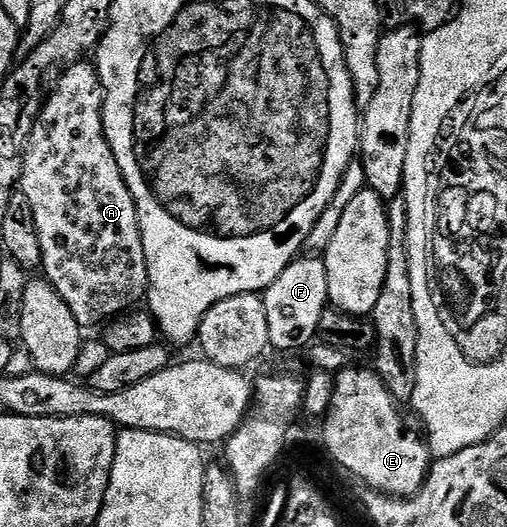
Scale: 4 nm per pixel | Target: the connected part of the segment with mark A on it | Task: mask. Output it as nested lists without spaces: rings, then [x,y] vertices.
[[[81,61],[78,63],[73,63],[70,67],[65,67],[62,74],[57,78],[54,86],[48,92],[48,98],[44,100],[44,108],[40,110],[40,115],[36,118],[36,124],[34,125],[34,129],[32,130],[32,136],[30,137],[30,141],[28,142],[28,151],[24,155],[24,168],[22,169],[22,173],[20,174],[20,181],[18,184],[18,189],[21,191],[26,198],[30,201],[30,205],[34,205],[34,225],[38,225],[38,241],[42,245],[42,271],[46,276],[49,283],[54,285],[54,289],[60,296],[62,297],[62,301],[66,301],[66,305],[70,305],[70,313],[74,313],[74,317],[77,321],[80,322],[81,328],[88,329],[88,326],[91,323],[100,323],[103,324],[105,321],[111,321],[116,318],[118,315],[123,315],[135,308],[137,306],[136,303],[145,298],[148,293],[148,262],[146,261],[146,253],[144,252],[144,246],[142,245],[142,233],[140,232],[140,222],[138,221],[138,217],[136,216],[136,202],[134,201],[134,197],[130,193],[130,189],[126,185],[126,181],[122,177],[122,169],[118,169],[118,161],[114,157],[114,153],[110,149],[110,145],[108,144],[108,138],[106,137],[106,133],[104,132],[104,87],[100,84],[100,75],[96,71],[95,66],[91,62]]]

